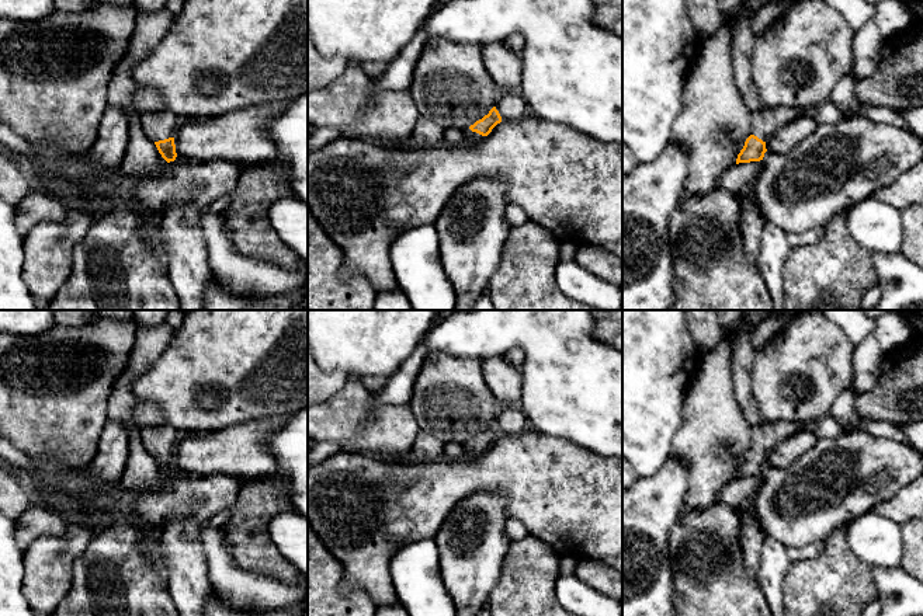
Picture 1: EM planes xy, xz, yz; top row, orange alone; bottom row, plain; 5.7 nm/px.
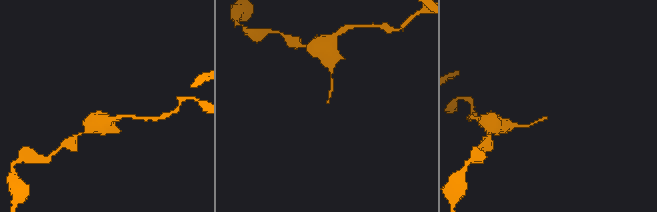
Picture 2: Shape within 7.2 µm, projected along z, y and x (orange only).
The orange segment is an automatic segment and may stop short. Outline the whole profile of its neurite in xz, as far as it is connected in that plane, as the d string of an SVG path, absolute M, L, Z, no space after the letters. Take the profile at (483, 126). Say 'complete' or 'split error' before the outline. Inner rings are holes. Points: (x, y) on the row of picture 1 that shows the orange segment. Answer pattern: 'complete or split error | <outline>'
split error | M493 107L487 115L485 115L482 119L476 121L473 125L465 129L462 145L473 145L480 142L500 122L502 116L496 107Z

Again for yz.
split error | M763 107L761 109L753 111L750 114L752 135L746 139L743 149L738 154L736 164L763 160L767 152L766 142L770 136L804 111L790 107Z

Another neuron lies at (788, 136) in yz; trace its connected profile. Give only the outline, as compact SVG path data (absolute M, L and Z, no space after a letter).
M805 109L799 116L777 129L766 142L766 149L777 154L785 154L812 135L816 128L815 109Z

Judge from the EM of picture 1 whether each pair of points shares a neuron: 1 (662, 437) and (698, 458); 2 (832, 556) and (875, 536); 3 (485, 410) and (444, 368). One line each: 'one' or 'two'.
1: two
2: two
3: one

